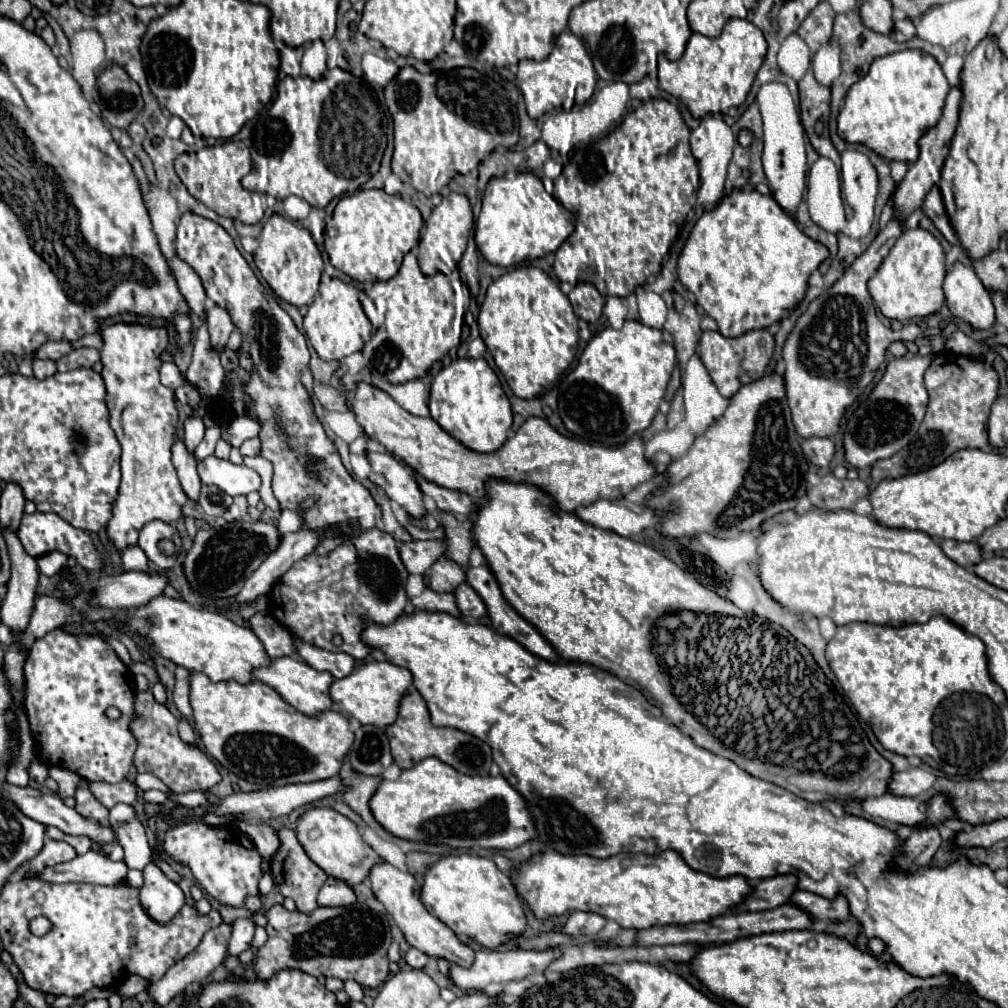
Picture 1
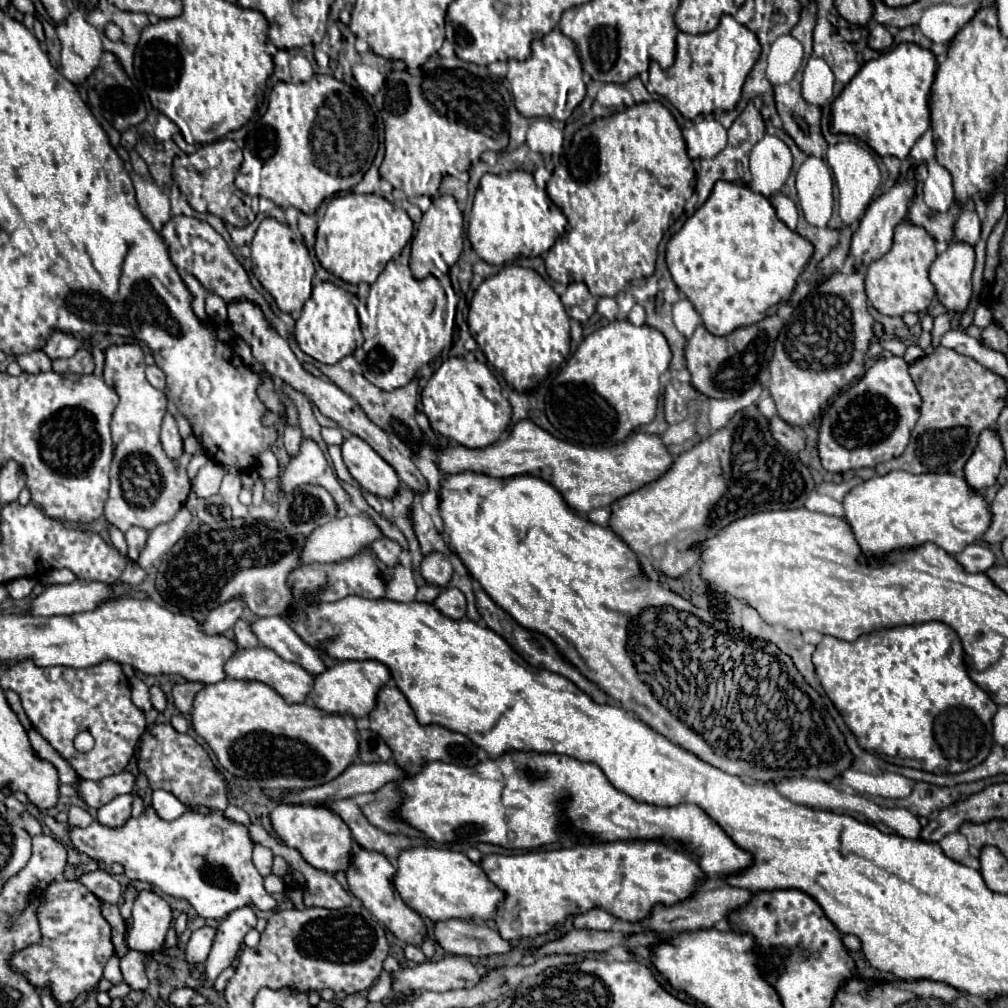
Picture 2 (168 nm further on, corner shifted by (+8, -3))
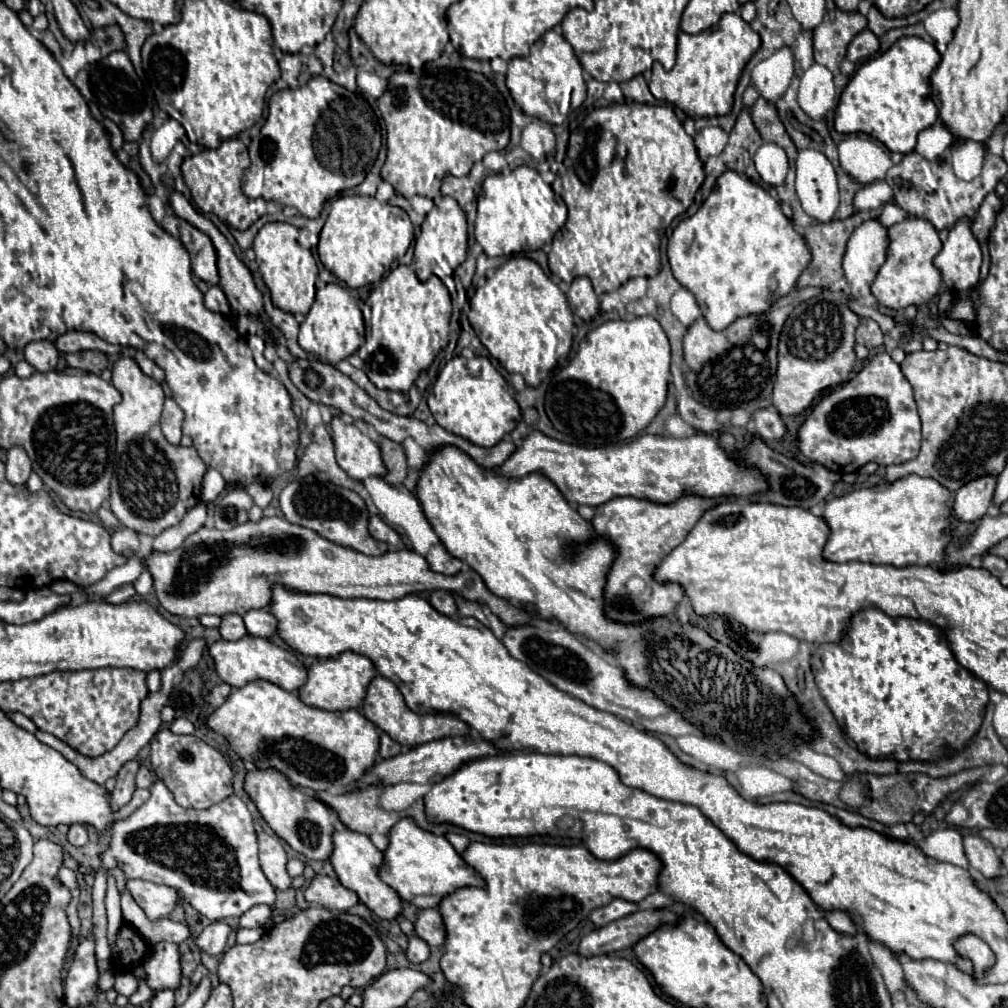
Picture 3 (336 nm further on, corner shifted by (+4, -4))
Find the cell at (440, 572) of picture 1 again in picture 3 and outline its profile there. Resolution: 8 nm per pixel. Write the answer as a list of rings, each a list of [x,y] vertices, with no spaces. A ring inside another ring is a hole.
[[[436,545],[430,549],[430,553],[426,555],[426,561],[430,565],[432,571],[442,573],[442,575],[456,575],[462,567],[462,561],[452,557],[442,545]]]

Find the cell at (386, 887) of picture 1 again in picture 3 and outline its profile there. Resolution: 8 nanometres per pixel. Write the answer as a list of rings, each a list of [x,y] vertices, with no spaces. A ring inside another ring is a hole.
[[[338,827],[334,831],[334,851],[332,851],[330,861],[334,865],[334,871],[340,879],[340,883],[344,887],[348,887],[350,891],[354,891],[370,911],[374,911],[378,917],[382,917],[386,921],[398,921],[398,917],[402,915],[400,897],[378,875],[378,871],[384,863],[384,853],[378,851],[366,835],[360,835],[346,827]]]

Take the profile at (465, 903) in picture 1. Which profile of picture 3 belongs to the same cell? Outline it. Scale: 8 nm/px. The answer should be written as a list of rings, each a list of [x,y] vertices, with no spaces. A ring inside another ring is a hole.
[[[412,819],[398,821],[390,831],[390,847],[384,853],[384,865],[380,867],[380,879],[390,885],[402,899],[414,903],[420,909],[438,907],[440,901],[464,887],[486,887],[484,879],[474,867],[468,867],[460,853],[448,843],[446,837],[422,831]]]

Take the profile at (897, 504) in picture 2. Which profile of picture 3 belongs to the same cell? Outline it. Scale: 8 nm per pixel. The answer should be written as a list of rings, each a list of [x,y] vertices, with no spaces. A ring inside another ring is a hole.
[[[914,473],[894,483],[840,495],[826,503],[822,515],[830,527],[824,557],[836,563],[862,561],[892,567],[940,563],[946,559],[946,549],[952,543],[950,499],[952,493],[936,479]]]

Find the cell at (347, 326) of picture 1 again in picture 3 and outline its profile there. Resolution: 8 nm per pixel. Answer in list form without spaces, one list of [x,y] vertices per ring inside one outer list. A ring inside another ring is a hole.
[[[328,283],[316,289],[316,301],[300,325],[298,343],[304,351],[318,355],[324,363],[336,365],[364,345],[364,319],[356,299],[340,285]]]

